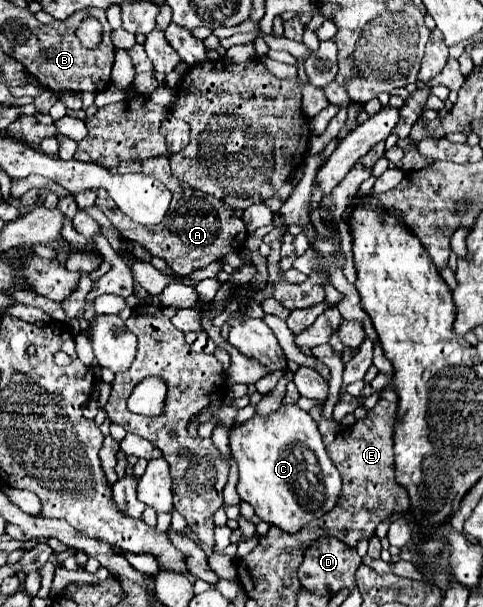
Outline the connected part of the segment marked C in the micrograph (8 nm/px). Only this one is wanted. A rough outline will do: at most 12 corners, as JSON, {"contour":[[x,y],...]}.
{"contour":[[297,405],[231,429],[237,493],[297,533],[341,475]]}

